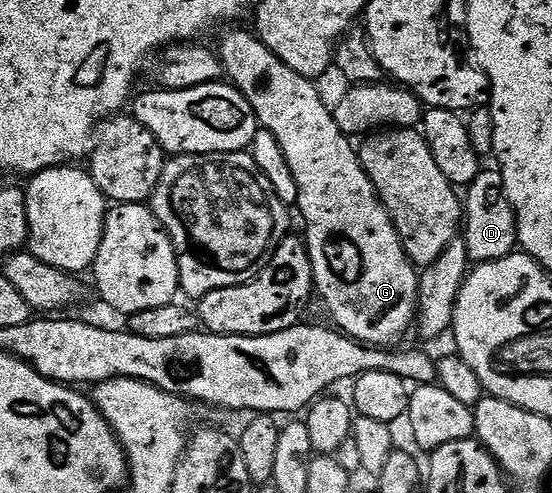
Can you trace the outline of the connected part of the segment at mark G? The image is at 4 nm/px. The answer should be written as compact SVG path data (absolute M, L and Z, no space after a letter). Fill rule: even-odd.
M230 28L226 35L219 40L216 45L216 53L218 59L222 61L222 68L225 77L236 87L241 94L246 97L248 104L252 104L252 112L256 112L258 117L258 125L263 130L272 132L272 136L276 136L276 144L280 144L280 148L284 151L284 156L288 160L288 168L292 168L292 176L296 176L296 188L298 189L298 205L297 209L302 210L302 218L306 221L306 234L304 233L304 241L306 250L310 254L310 263L314 269L314 285L316 287L317 297L322 297L322 302L326 305L328 313L334 317L333 325L337 327L346 337L355 340L357 343L365 344L368 347L394 348L397 347L398 341L405 336L406 333L411 333L412 327L416 322L418 313L418 275L410 257L406 255L406 250L402 247L400 236L394 227L394 221L390 218L390 213L384 208L384 204L378 198L378 193L374 191L372 180L364 172L362 167L362 159L355 144L344 132L336 126L334 112L324 106L320 96L317 95L315 83L309 78L300 76L300 72L292 72L292 68L288 68L288 64L284 64L275 54L266 47L257 33L246 30L234 30L238 28Z

